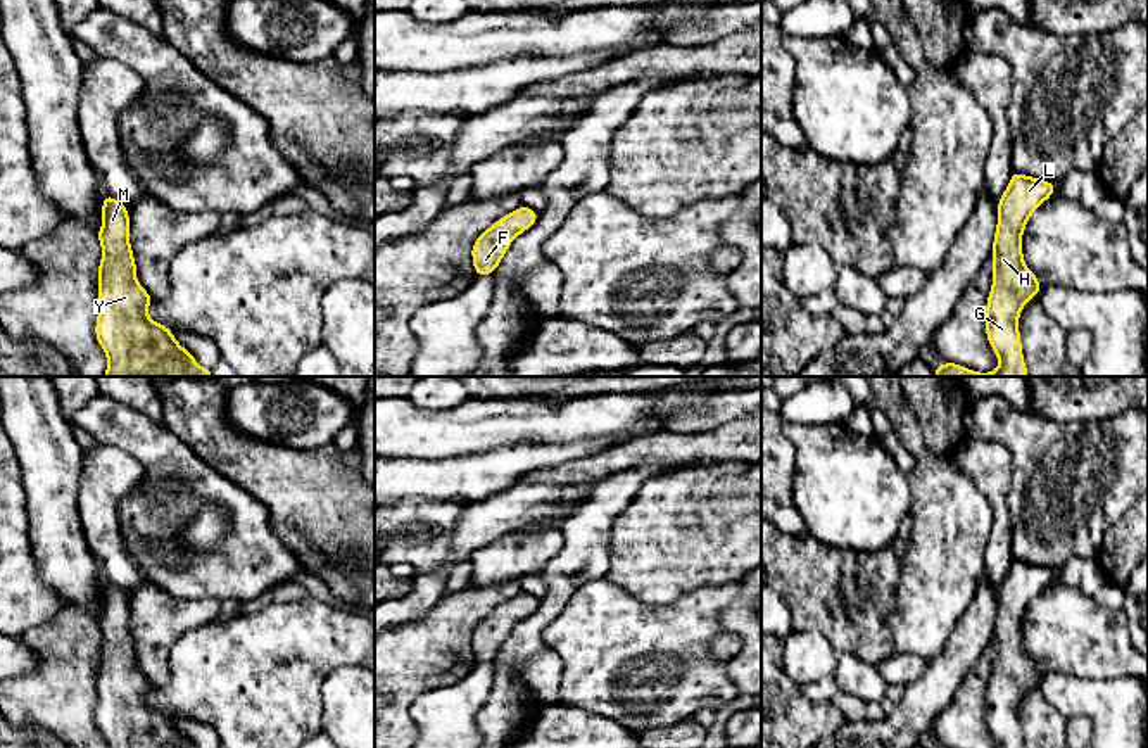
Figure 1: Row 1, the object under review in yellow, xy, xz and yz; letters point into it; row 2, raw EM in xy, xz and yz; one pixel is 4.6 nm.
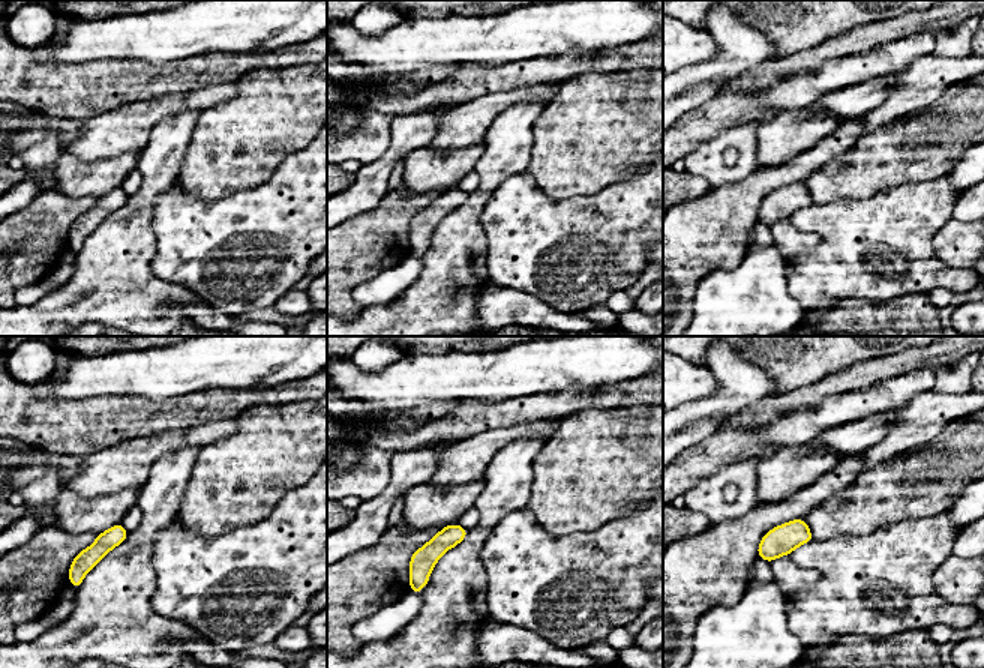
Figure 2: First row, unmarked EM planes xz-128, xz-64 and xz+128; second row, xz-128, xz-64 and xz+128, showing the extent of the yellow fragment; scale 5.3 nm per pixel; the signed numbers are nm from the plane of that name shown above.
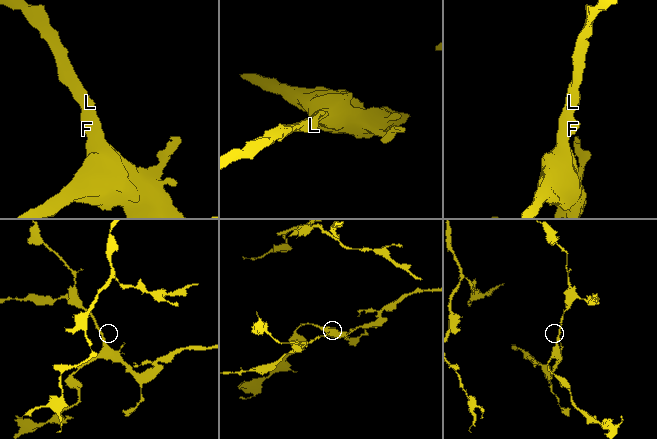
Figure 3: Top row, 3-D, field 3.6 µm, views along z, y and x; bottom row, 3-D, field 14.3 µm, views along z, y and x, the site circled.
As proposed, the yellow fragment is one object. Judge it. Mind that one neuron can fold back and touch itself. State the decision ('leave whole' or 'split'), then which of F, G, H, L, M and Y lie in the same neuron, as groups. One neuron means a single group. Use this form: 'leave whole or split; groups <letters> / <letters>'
leave whole; groups F G H L M Y

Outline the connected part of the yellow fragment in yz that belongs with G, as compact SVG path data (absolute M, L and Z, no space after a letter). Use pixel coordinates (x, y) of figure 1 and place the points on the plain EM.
M1012 560L998 587L998 613L993 629L993 674L986 691L986 722L1000 748L1024 748L1019 703L1027 688L1043 675L1025 653L1022 620L1029 603L1053 584L1055 570Z

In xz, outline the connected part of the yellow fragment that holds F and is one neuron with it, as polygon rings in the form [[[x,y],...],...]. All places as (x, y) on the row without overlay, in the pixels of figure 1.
[[[521,593],[487,615],[471,634],[476,663],[494,662],[509,631],[537,606],[537,598]]]

